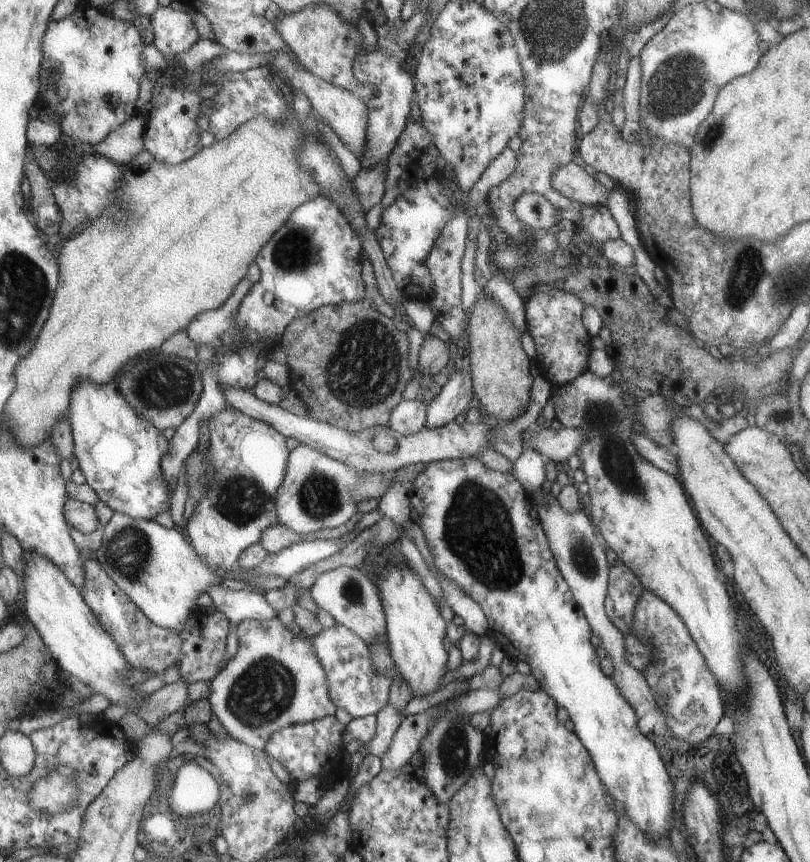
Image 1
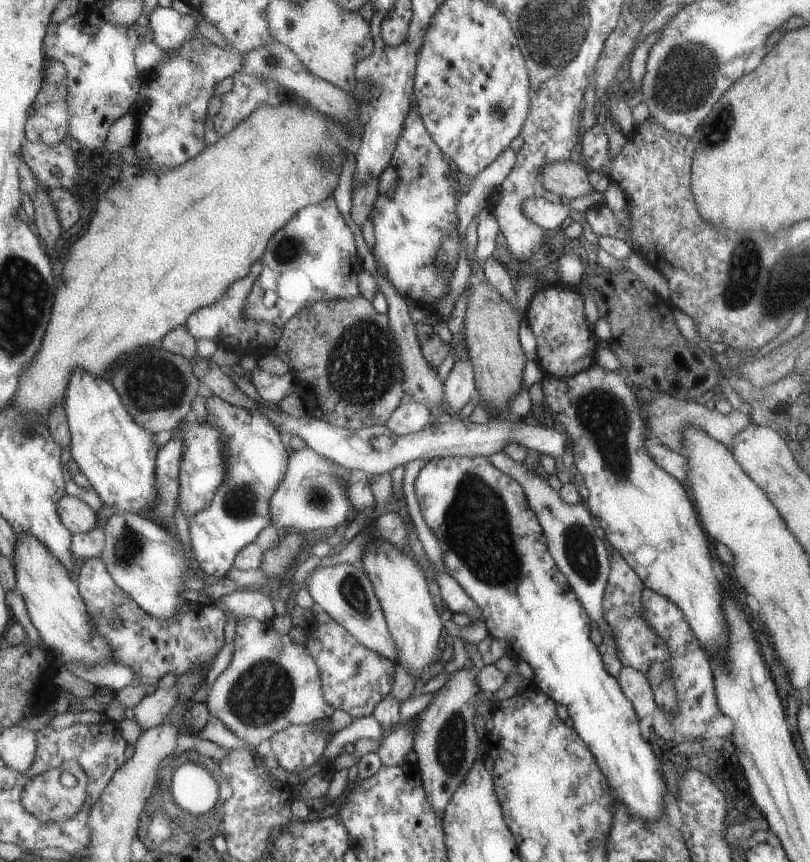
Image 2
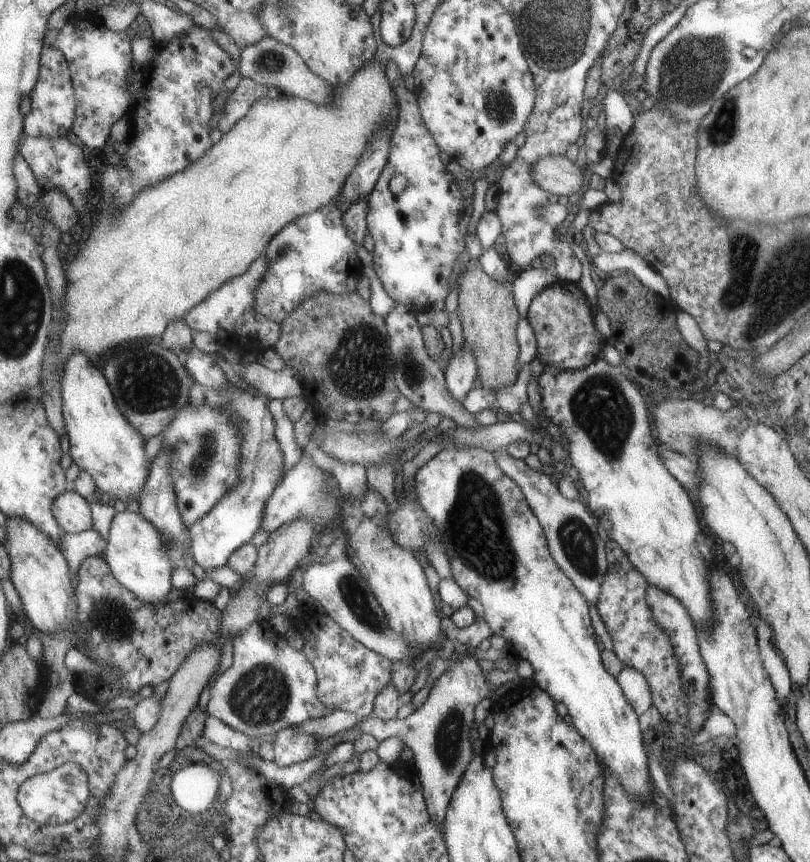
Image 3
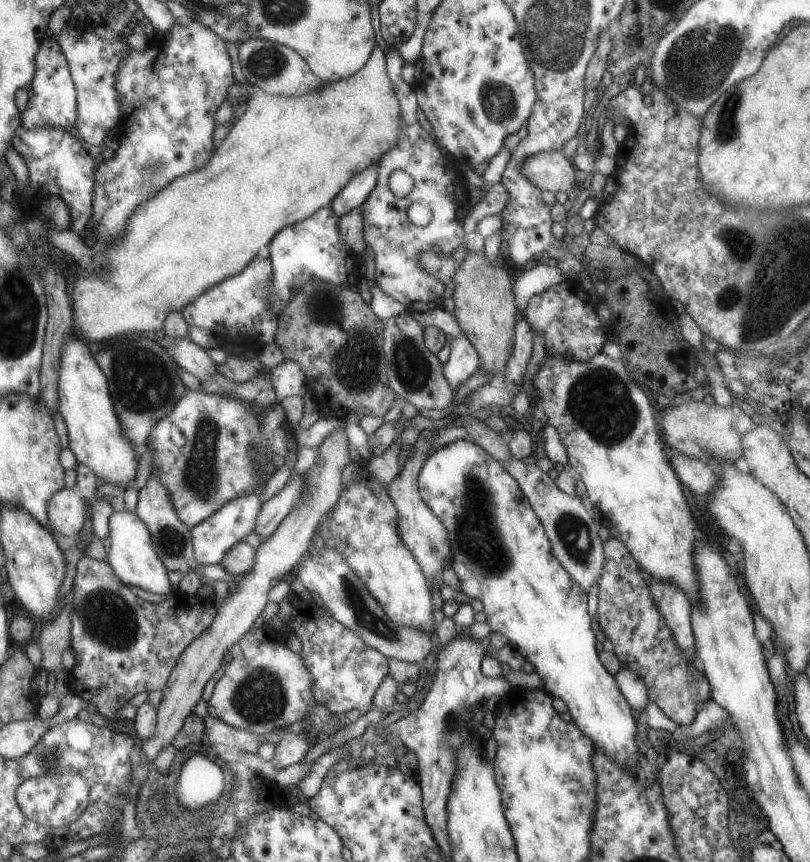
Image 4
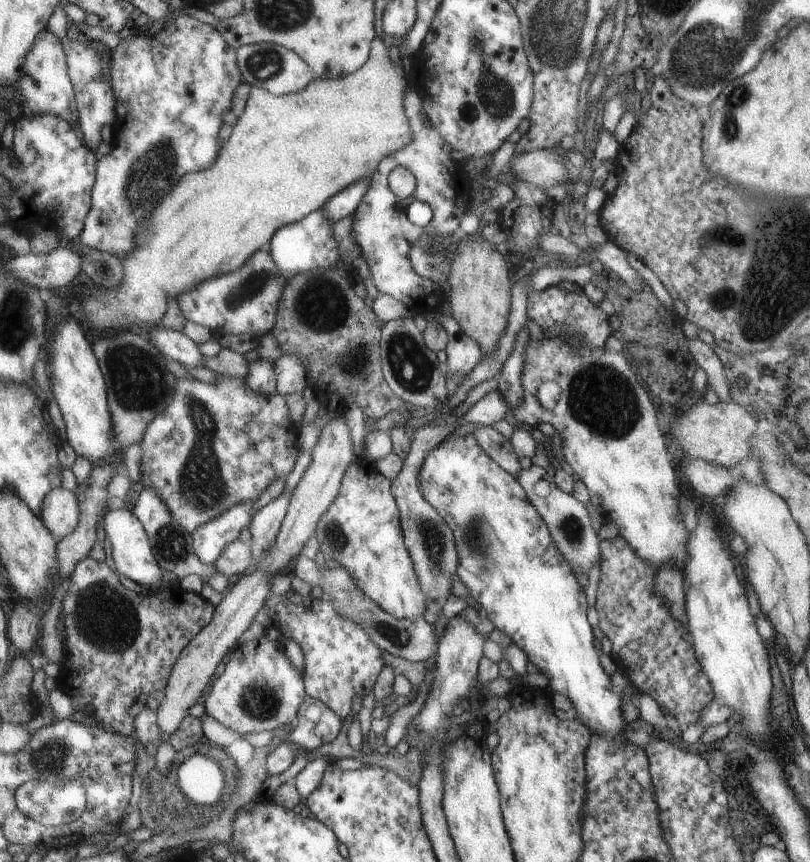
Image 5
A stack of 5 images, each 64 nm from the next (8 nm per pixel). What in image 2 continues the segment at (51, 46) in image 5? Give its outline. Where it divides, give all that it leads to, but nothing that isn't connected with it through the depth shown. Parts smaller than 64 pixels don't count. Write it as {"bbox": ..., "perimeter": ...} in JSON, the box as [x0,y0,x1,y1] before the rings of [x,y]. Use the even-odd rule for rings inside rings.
{"bbox":[27,58,71,144],"perimeter":[[[46,58],[44,61],[44,80],[35,102],[33,102],[32,108],[34,114],[31,114],[27,122],[27,139],[29,142],[45,142],[45,144],[59,144],[63,138],[67,136],[69,130],[69,118],[71,118],[71,112],[69,112],[69,104],[67,104],[67,98],[69,96],[69,84],[67,84],[67,66],[61,62],[61,60],[55,60],[55,58]]]}

